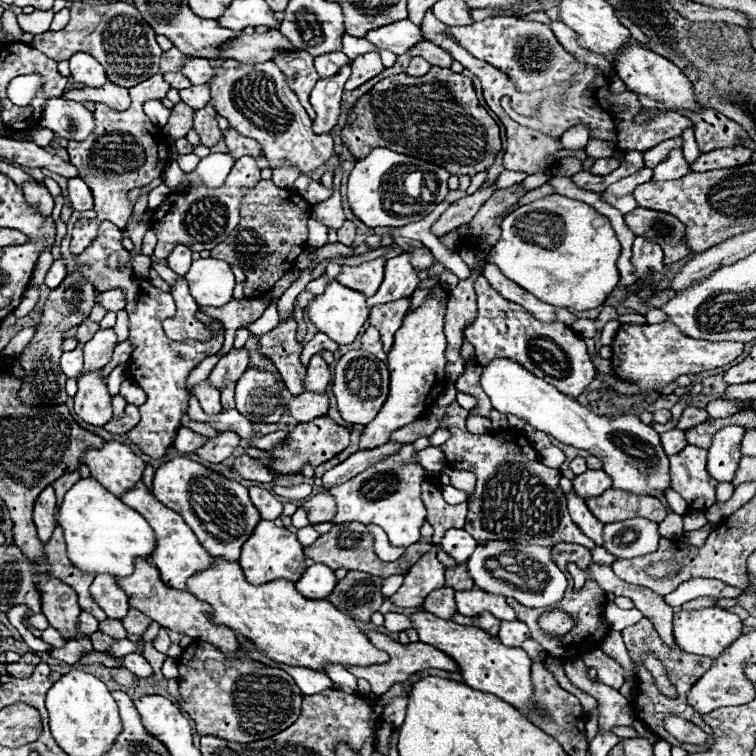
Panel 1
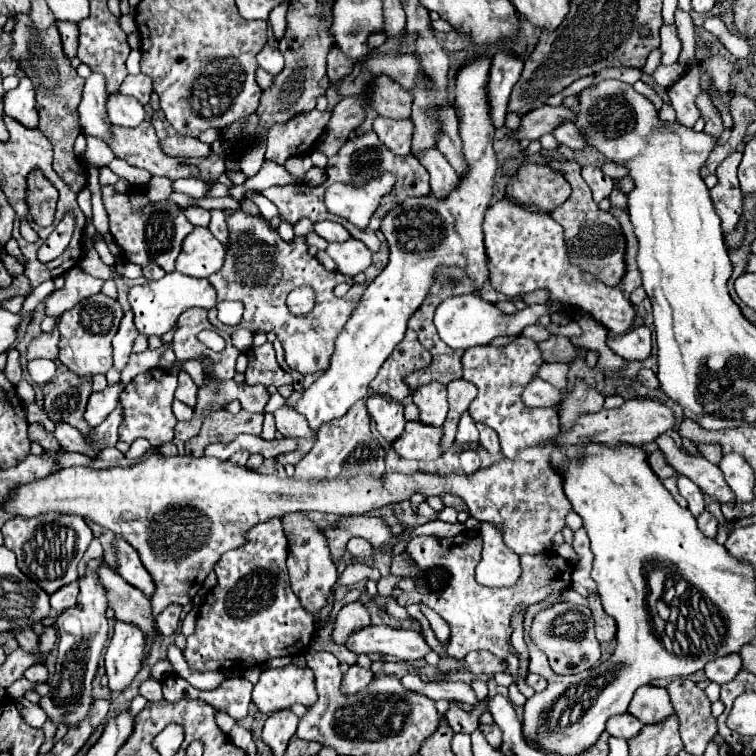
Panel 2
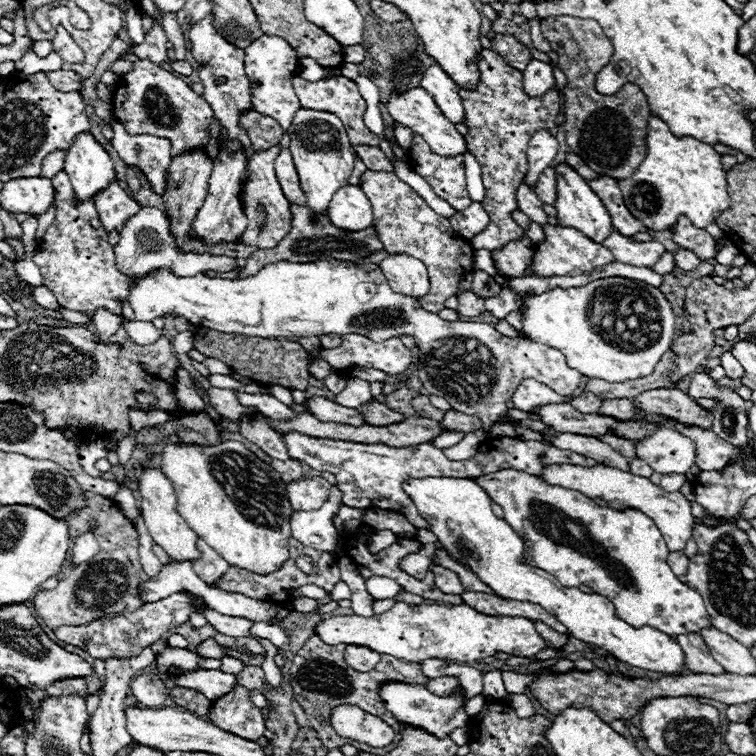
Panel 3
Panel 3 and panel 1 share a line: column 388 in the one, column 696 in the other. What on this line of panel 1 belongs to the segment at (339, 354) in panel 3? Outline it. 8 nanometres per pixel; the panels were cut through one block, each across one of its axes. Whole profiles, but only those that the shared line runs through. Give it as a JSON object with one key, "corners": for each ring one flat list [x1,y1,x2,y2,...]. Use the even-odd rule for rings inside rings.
{"corners":[[671,322,630,326,622,324,612,342,612,366,616,376,642,390,658,390,684,374,700,374,736,360,744,350,742,342,708,342,682,334]]}

